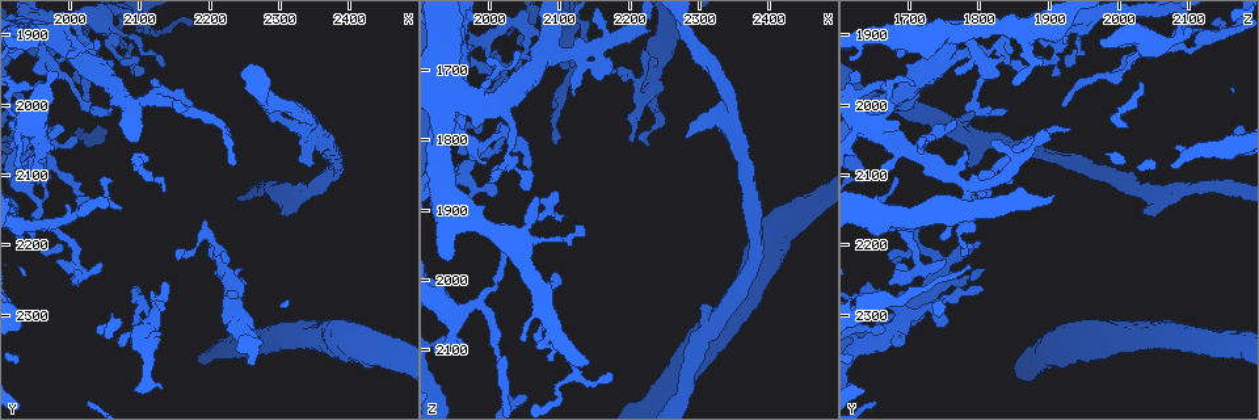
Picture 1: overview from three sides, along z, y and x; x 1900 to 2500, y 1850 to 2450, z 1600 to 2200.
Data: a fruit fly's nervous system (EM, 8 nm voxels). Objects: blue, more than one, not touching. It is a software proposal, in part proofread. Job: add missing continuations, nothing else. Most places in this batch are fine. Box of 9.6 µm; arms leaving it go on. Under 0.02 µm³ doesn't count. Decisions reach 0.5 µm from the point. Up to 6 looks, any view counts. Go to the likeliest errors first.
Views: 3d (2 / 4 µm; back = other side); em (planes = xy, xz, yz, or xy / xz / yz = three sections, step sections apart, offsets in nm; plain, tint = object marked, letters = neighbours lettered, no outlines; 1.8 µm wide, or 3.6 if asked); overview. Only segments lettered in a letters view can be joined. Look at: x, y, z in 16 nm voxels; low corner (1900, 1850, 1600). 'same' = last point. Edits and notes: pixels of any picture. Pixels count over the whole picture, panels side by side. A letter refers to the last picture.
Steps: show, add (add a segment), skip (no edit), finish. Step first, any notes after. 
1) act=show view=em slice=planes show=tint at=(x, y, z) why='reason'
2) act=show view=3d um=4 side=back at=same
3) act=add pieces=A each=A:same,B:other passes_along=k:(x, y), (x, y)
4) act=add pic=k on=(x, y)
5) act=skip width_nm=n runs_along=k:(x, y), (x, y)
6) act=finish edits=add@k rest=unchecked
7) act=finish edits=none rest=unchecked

act=show view=em slice=xz step=16 show=letters at=(2020, 2005, 1920) why='branch stops here'

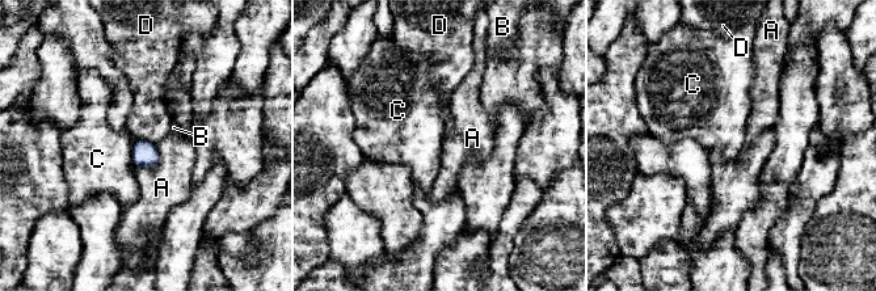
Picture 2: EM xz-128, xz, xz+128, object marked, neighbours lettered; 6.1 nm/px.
act=show view=em slice=planes show=letters at=same why='cut it another way'

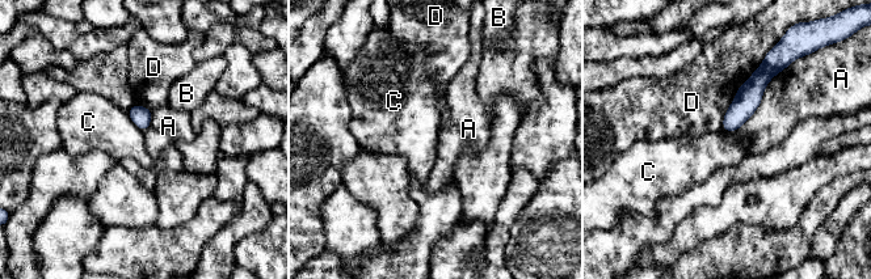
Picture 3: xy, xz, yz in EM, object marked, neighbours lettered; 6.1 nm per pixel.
act=skip each=A:other,B:other,C:other,D:other found='no lettered segment goes on from it'

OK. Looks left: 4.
act=show view=em slice=planes show=letters at=(2280, 2010, 1795) why='free end'

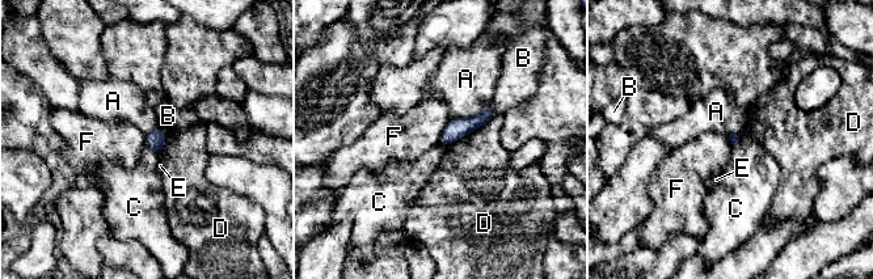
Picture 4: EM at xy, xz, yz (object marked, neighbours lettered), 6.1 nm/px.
act=skip each=A:other,B:other,C:other,D:other,E:other,F:other found='none of them fits'

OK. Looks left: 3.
act=show view=3d um=2 at=(2060, 2110, 1685) why='free end'

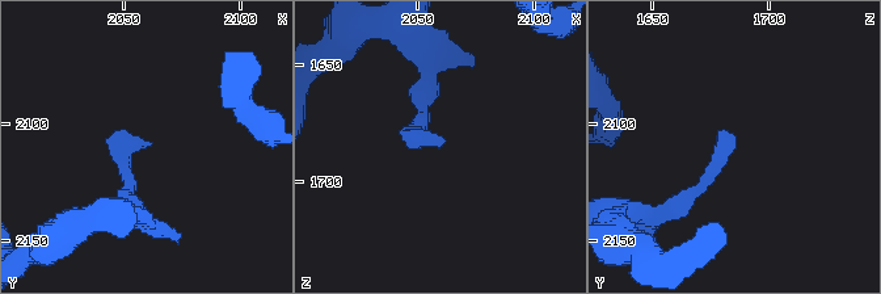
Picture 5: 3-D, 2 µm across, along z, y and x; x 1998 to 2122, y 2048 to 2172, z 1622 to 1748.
act=show view=em slice=xy step=8 show=letters at=(2060, 2109, 1682) why='now the EM'

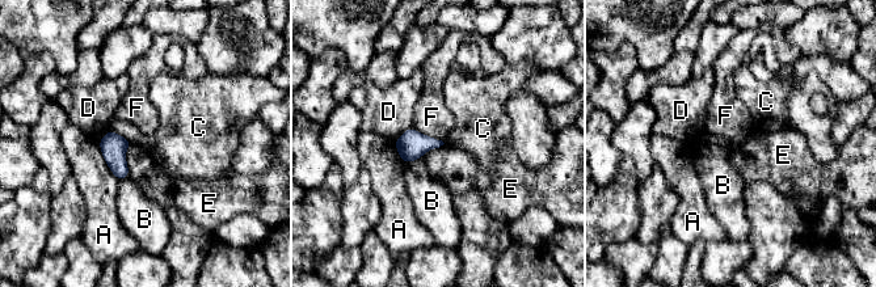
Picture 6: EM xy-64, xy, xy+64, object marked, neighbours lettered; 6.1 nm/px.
act=skip each=A:other,B:other,C:other,D:other,E:other,F:other border=6:(131, 143), (125, 152), (130, 174) found='none of them fits'

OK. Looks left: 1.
act=finish edits=none rest=unchecked

